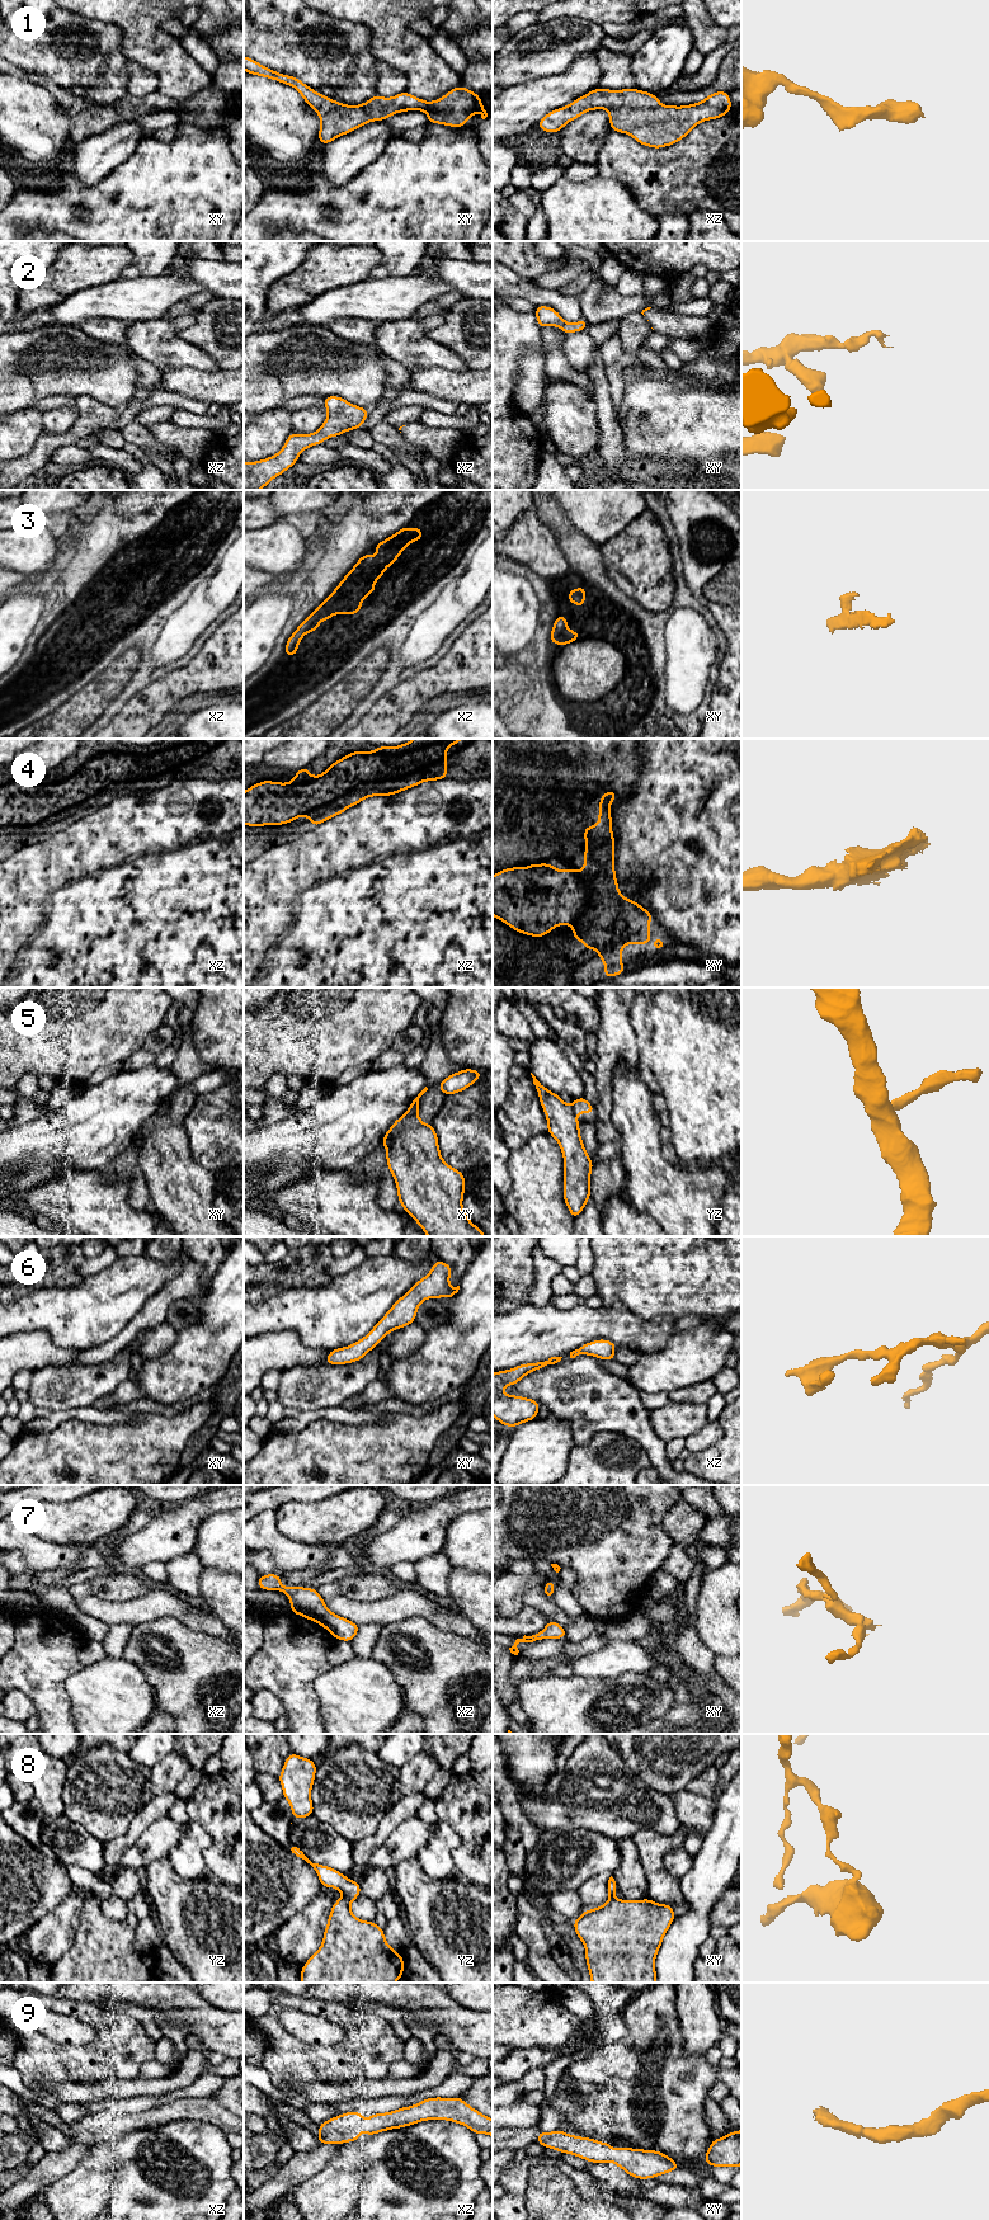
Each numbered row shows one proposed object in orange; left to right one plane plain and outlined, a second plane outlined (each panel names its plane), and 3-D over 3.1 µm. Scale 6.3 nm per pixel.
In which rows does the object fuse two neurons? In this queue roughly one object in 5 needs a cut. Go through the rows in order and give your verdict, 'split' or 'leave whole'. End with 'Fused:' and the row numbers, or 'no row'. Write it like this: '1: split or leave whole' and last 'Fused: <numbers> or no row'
1: leave whole
2: leave whole
3: leave whole
4: leave whole
5: split
6: leave whole
7: leave whole
8: split
9: leave whole
Fused: 5, 8

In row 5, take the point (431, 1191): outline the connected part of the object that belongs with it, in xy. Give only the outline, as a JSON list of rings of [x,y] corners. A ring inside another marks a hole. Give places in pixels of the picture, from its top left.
[[[418,1112],[405,1113],[388,1128],[381,1146],[387,1149],[386,1160],[397,1187],[400,1205],[428,1236],[486,1236],[465,1215],[463,1173],[442,1159],[433,1125],[423,1123]]]

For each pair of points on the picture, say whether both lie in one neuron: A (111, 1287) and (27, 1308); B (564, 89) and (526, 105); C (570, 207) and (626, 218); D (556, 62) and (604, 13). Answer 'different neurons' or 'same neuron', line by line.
A: same neuron
B: same neuron
C: same neuron
D: different neurons

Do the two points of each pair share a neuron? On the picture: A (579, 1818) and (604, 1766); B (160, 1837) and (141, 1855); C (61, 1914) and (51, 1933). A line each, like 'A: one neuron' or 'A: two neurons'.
A: one neuron
B: one neuron
C: one neuron

